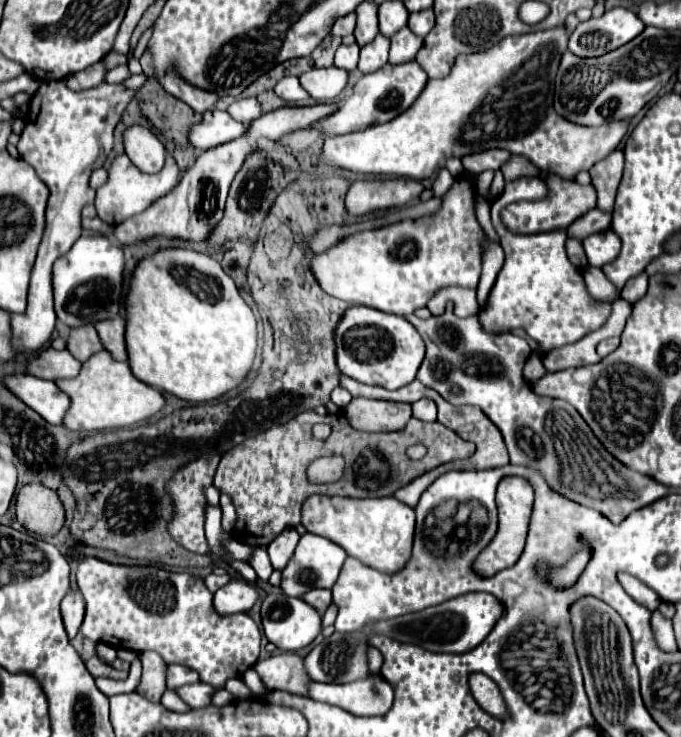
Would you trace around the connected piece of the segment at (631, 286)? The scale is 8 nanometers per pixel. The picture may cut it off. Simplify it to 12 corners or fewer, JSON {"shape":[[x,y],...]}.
{"shape":[[646,273],[632,277],[622,289],[622,299],[636,303],[646,293]]}

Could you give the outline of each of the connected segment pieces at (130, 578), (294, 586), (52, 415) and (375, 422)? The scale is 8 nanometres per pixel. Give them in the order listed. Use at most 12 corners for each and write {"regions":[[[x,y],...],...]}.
{"regions":[[[84,557],[82,635],[224,687],[260,653],[202,577]],[[304,533],[282,571],[282,591],[330,589],[346,557],[340,545]],[[32,375],[4,379],[48,423],[62,425],[70,397]],[[352,399],[342,409],[354,429],[400,431],[410,403]]]}

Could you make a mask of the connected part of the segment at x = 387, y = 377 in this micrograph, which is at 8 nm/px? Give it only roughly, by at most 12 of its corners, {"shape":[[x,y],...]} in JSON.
{"shape":[[350,307],[336,329],[346,377],[410,385],[426,345],[408,319]]}

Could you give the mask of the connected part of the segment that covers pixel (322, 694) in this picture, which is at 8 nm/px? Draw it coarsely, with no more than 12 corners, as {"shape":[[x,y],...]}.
{"shape":[[380,675],[308,683],[308,697],[352,715],[384,715],[394,701]]}

